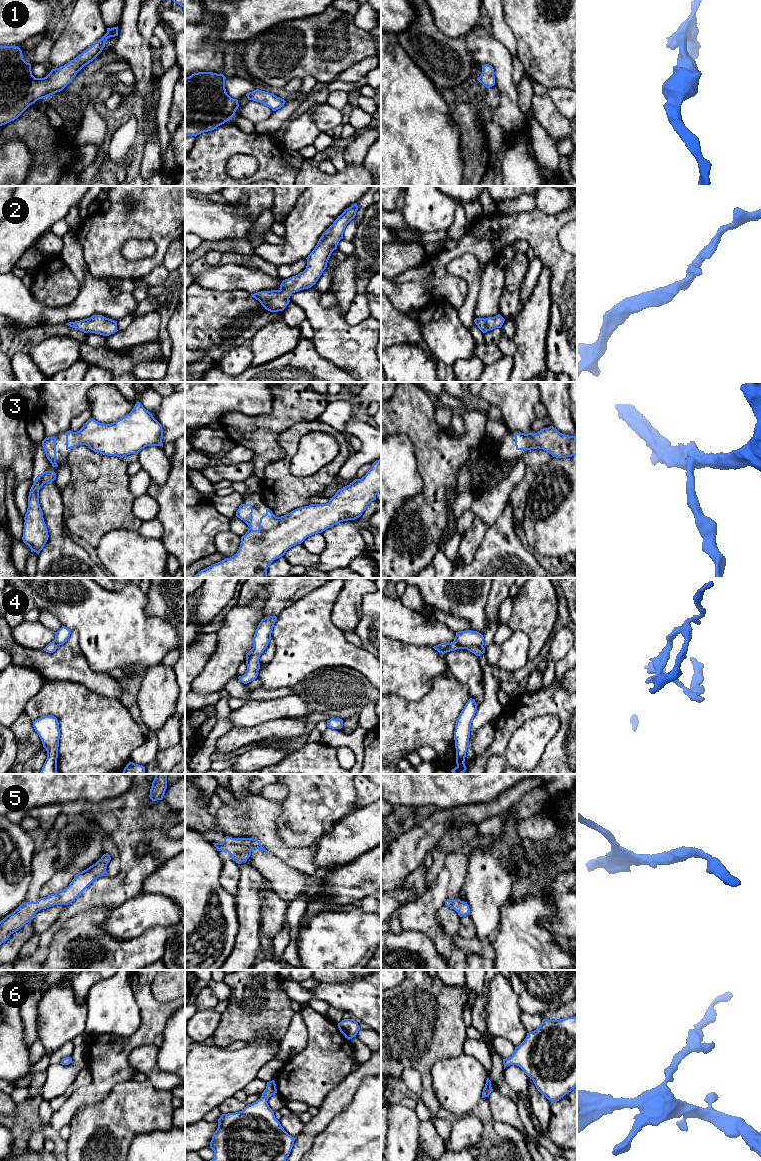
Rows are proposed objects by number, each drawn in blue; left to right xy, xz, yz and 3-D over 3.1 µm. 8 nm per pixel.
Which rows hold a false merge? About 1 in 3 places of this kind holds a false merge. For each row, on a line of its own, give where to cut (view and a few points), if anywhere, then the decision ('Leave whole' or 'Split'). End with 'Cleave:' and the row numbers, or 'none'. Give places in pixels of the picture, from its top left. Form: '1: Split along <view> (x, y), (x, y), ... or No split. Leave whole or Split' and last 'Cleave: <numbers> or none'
1: No split. Leave whole
2: No split. Leave whole
3: No split. Leave whole
4: Split along yz (453, 641), (463, 646), (480, 645), (482, 647). Split
5: No split. Leave whole
6: No split. Leave whole
Cleave: 4

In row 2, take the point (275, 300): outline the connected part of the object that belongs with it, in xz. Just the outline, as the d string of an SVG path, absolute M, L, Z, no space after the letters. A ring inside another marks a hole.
M357 203L344 210L333 224L322 234L314 250L308 255L303 272L282 281L278 290L251 294L270 312L283 311L289 304L292 293L311 288L327 267L328 260L341 239L347 224L355 218Z

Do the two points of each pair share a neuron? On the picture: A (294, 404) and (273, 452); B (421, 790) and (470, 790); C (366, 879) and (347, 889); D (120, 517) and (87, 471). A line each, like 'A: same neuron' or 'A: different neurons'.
A: same neuron
B: same neuron
C: same neuron
D: same neuron

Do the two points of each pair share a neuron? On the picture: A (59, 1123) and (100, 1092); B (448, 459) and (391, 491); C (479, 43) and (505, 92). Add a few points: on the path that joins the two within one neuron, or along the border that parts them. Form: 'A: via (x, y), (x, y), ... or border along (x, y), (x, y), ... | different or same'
A: via (66, 1112), (82, 1096), (89, 1095) | same
B: border along (414, 452), (422, 488), (410, 497) | different
C: via (491, 55), (503, 68), (503, 80) | same

